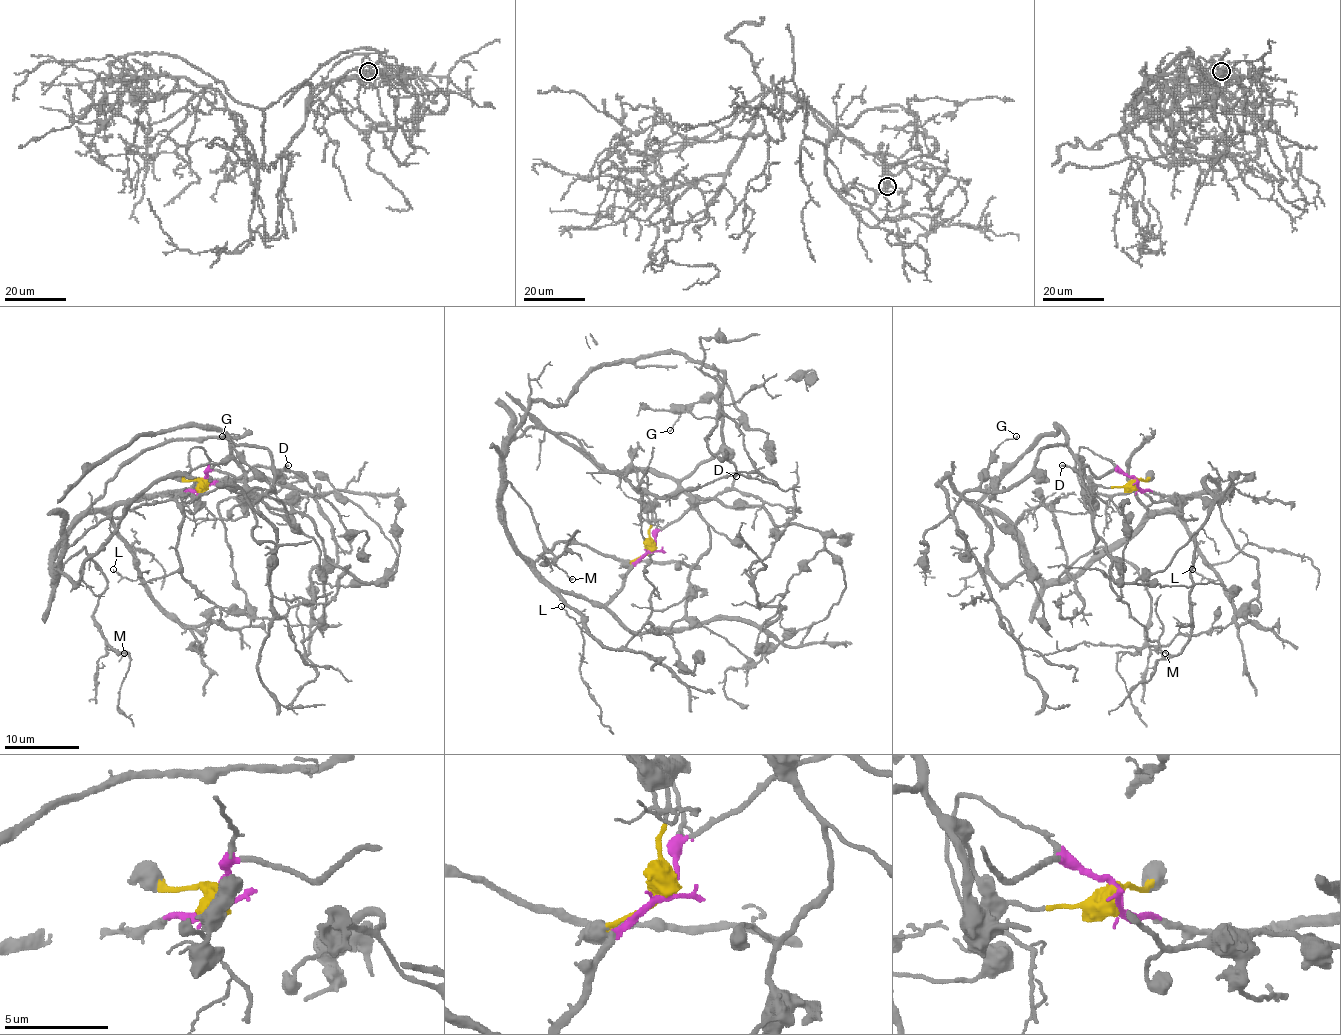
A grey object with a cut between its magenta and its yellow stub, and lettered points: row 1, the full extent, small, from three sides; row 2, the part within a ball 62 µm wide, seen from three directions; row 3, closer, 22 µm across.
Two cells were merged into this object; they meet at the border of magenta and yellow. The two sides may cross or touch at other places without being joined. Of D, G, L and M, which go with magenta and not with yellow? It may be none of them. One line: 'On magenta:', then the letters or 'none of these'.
On magenta: D, L, M

